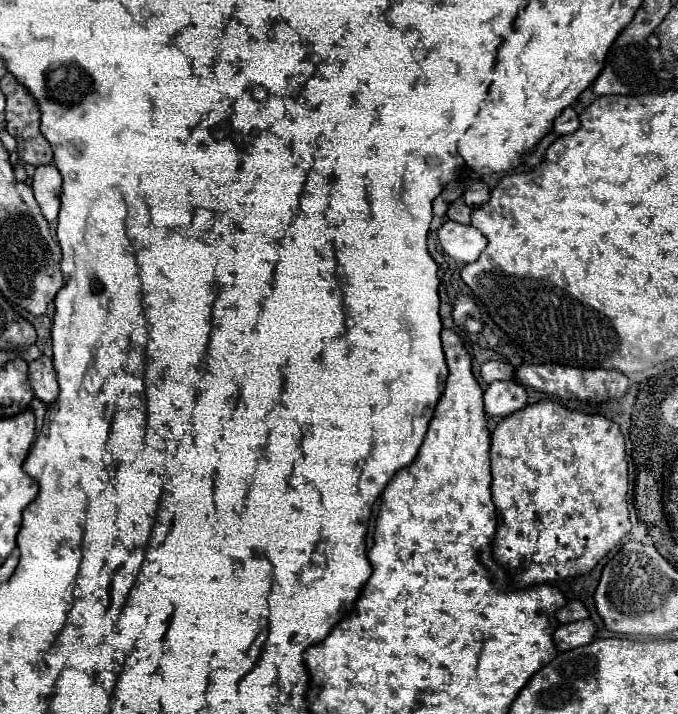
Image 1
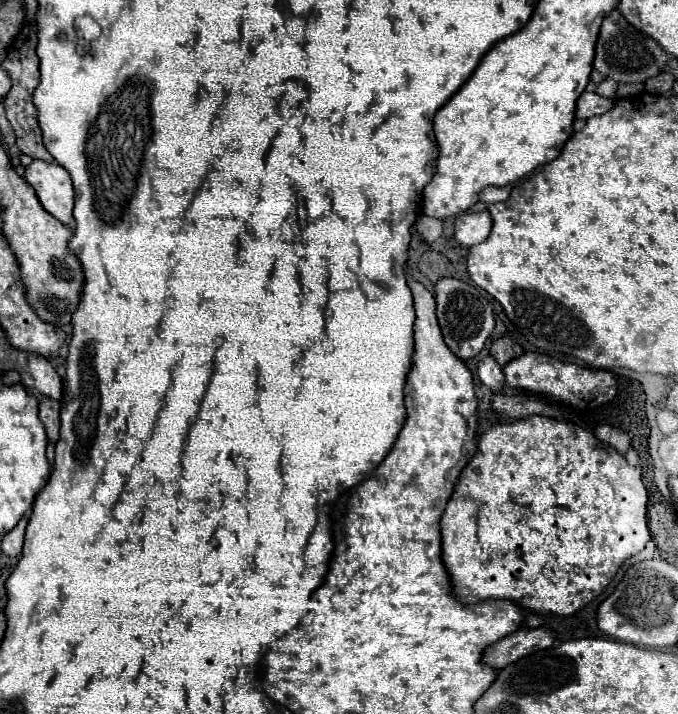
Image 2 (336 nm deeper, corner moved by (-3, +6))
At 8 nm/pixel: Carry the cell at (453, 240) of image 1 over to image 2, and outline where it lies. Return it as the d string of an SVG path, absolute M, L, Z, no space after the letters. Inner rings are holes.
M487 210L467 212L455 220L455 238L463 246L481 244L483 240L487 240L491 226L493 226L493 220Z

